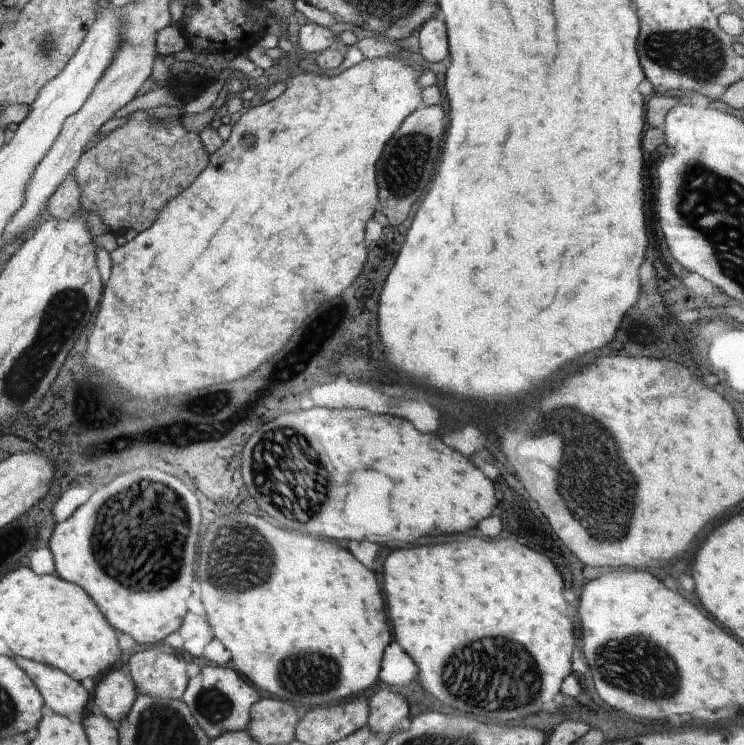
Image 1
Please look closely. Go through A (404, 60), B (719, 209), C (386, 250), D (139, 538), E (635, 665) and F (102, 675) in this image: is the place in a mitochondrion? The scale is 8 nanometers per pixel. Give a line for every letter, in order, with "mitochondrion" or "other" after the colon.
A: other
B: mitochondrion
C: other
D: mitochondrion
E: mitochondrion
F: other

